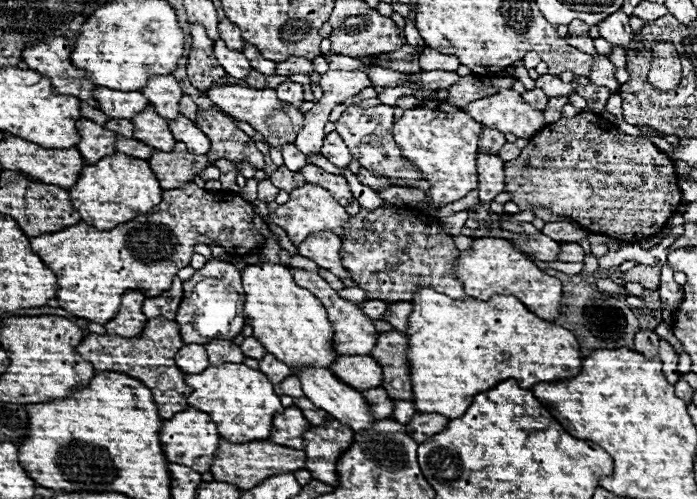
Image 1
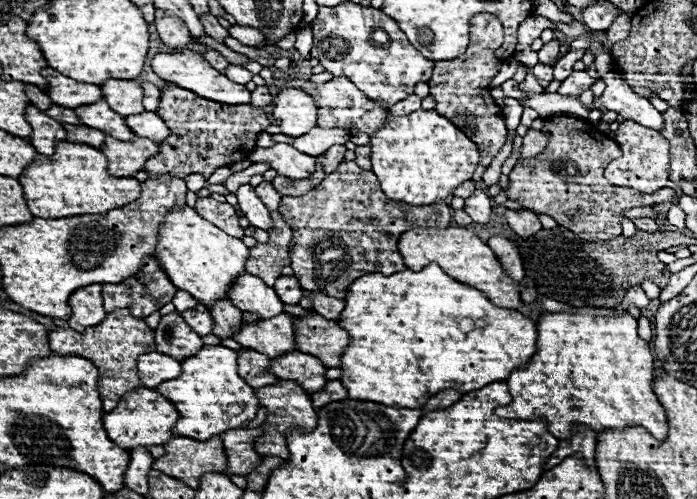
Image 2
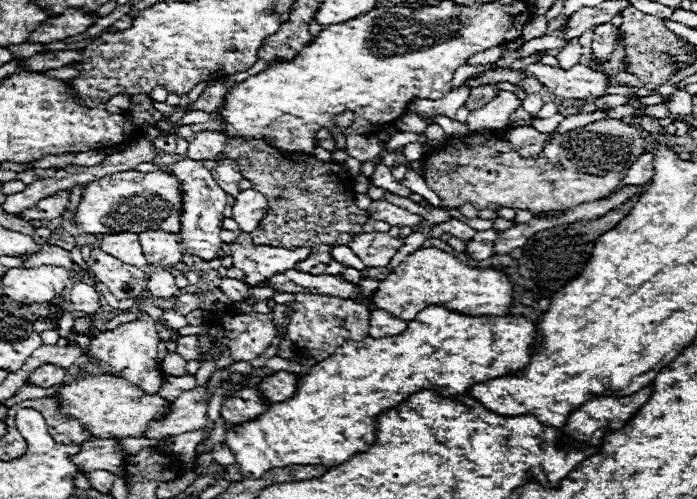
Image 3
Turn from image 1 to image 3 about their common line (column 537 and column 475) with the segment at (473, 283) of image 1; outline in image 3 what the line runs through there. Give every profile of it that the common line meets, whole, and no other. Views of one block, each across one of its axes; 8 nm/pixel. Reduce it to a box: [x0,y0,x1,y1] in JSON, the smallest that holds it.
[374,248,514,320]

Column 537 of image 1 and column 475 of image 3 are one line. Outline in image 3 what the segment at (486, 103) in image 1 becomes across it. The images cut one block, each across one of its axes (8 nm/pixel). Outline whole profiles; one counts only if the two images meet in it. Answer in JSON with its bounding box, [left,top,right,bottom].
[466,90,520,134]

